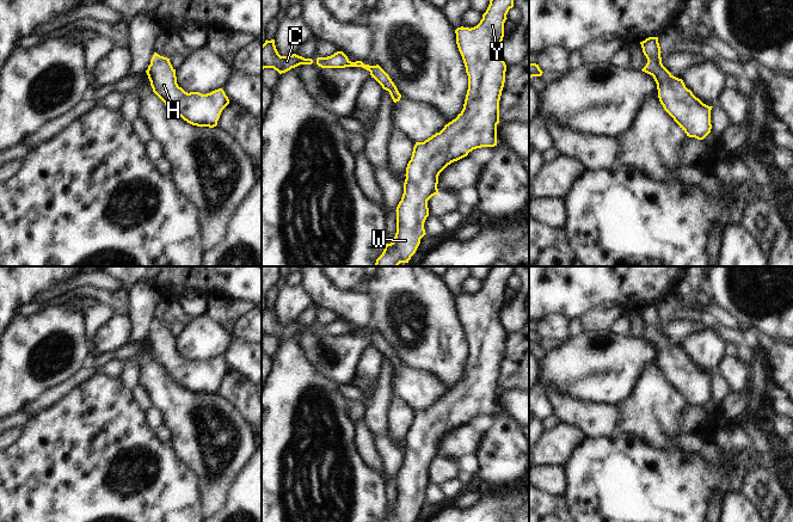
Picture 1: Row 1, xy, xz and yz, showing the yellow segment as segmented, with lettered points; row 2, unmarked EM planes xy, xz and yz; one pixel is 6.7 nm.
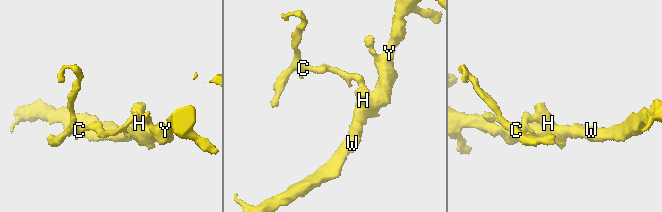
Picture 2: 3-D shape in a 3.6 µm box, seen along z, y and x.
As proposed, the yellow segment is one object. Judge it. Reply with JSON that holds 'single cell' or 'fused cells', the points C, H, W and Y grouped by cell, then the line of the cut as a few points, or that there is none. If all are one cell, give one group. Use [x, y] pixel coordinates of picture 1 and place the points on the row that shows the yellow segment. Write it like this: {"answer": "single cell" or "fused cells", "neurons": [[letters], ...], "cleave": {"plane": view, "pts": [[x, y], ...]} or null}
{"answer": "single cell", "neurons": [["C", "H", "W", "Y"]], "cleave": null}

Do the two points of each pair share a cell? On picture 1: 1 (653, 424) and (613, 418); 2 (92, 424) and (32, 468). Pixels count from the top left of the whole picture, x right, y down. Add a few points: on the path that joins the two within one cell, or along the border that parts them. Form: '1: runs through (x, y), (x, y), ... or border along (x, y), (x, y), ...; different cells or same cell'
1: runs through (644, 418), (622, 418); same cell
2: runs through (78, 438), (72, 441), (47, 466); same cell

